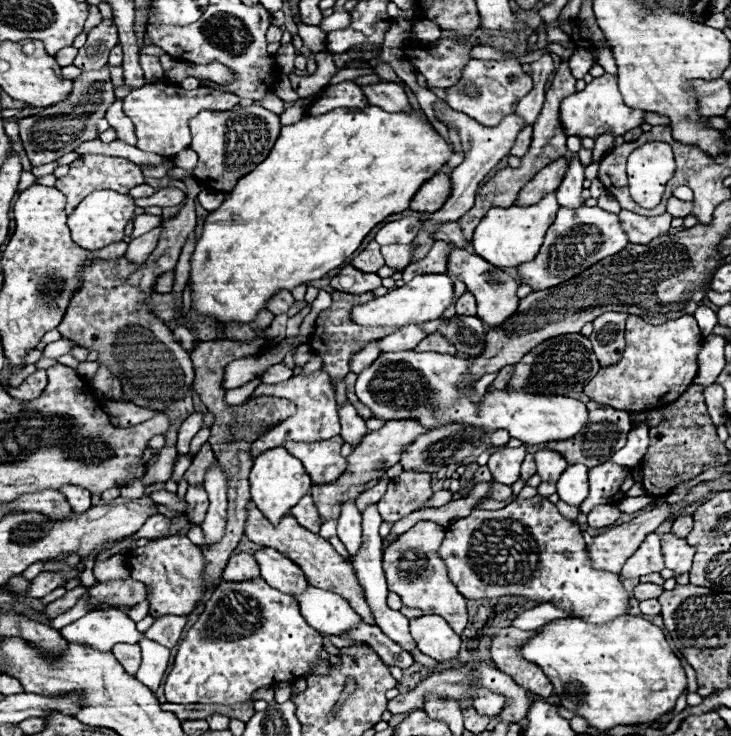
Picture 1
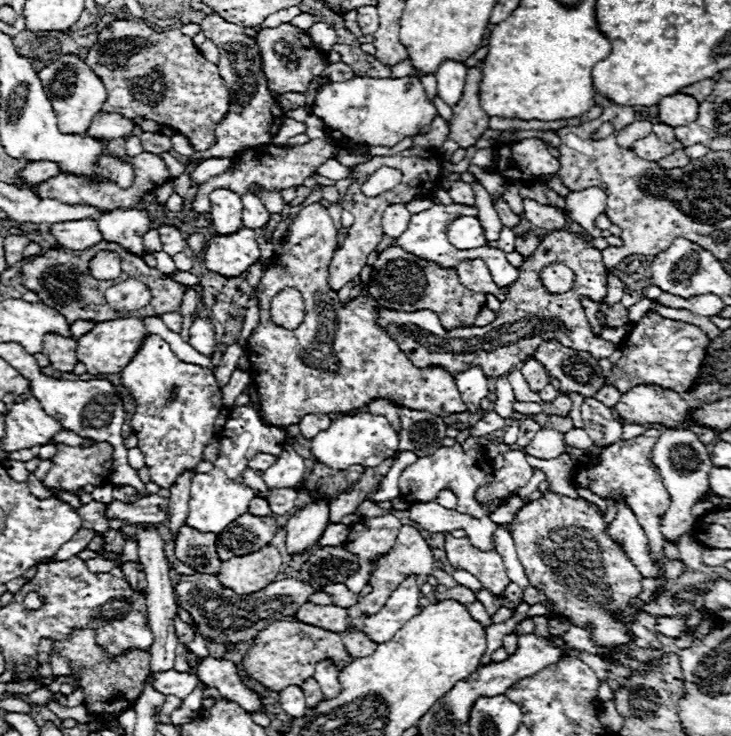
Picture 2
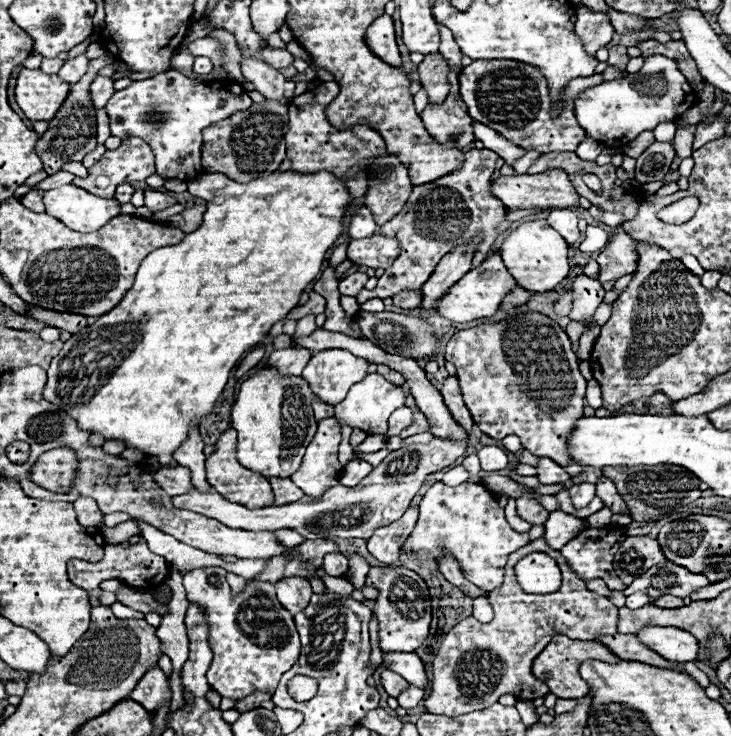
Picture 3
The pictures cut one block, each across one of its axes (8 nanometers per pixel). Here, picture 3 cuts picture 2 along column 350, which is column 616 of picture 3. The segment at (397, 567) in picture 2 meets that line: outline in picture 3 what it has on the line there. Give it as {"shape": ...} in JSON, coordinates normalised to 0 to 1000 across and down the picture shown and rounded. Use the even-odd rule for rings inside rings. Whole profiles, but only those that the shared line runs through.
{"shape":[[[733,731],[709,750],[703,750],[692,766],[689,793],[670,804],[670,821],[676,826],[676,842],[668,848],[651,840],[637,840],[624,848],[607,867],[596,894],[591,897],[591,927],[580,959],[591,970],[632,973],[670,962],[684,946],[700,943],[709,951],[733,951],[750,943],[744,927],[731,921],[728,899],[761,864],[772,861],[785,870],[815,870],[821,861],[840,861],[845,845],[845,826],[826,810],[802,802],[802,791],[782,777],[766,747],[755,747],[747,731]],[[725,750],[747,750],[769,774],[769,796],[755,807],[720,807],[706,783],[703,769]]]}

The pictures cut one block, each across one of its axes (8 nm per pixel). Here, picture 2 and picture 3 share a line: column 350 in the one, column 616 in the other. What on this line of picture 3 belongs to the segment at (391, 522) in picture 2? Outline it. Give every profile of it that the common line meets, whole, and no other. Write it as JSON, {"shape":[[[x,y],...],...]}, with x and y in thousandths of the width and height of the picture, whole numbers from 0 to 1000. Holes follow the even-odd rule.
{"shape":[[[829,715],[829,717],[802,717],[796,720],[785,734],[780,734],[780,739],[774,739],[774,745],[769,745],[766,750],[774,755],[780,772],[785,777],[791,777],[791,783],[796,783],[799,788],[810,788],[810,785],[824,785],[829,788],[834,802],[843,804],[854,804],[859,796],[840,780],[837,772],[837,761],[840,753],[845,750],[848,739],[859,731],[859,717],[848,717],[848,715]]]}

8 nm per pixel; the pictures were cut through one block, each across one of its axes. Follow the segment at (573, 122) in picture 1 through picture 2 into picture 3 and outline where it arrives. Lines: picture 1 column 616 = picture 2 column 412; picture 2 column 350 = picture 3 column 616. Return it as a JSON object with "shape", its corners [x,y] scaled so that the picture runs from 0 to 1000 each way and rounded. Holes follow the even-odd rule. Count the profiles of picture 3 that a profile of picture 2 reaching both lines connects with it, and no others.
{"shape":[[[895,73],[886,76],[876,98],[856,101],[845,109],[829,109],[813,120],[802,120],[785,136],[785,155],[791,168],[802,177],[804,188],[813,188],[829,198],[856,198],[873,182],[895,177],[906,166],[922,166],[933,152],[952,141],[952,128],[941,109],[927,95],[919,79]]]}

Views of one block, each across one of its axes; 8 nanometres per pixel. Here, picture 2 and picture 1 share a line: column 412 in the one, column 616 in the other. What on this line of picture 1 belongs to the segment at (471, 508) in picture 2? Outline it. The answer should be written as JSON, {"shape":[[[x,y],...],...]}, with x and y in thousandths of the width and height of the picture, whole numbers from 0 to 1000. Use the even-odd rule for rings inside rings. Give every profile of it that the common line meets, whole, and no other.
{"shape":[[[826,628],[815,636],[807,636],[807,671],[793,685],[793,696],[802,698],[807,690],[818,685],[843,685],[848,682],[856,668],[867,660],[867,649],[859,633],[848,633],[840,628]]]}

